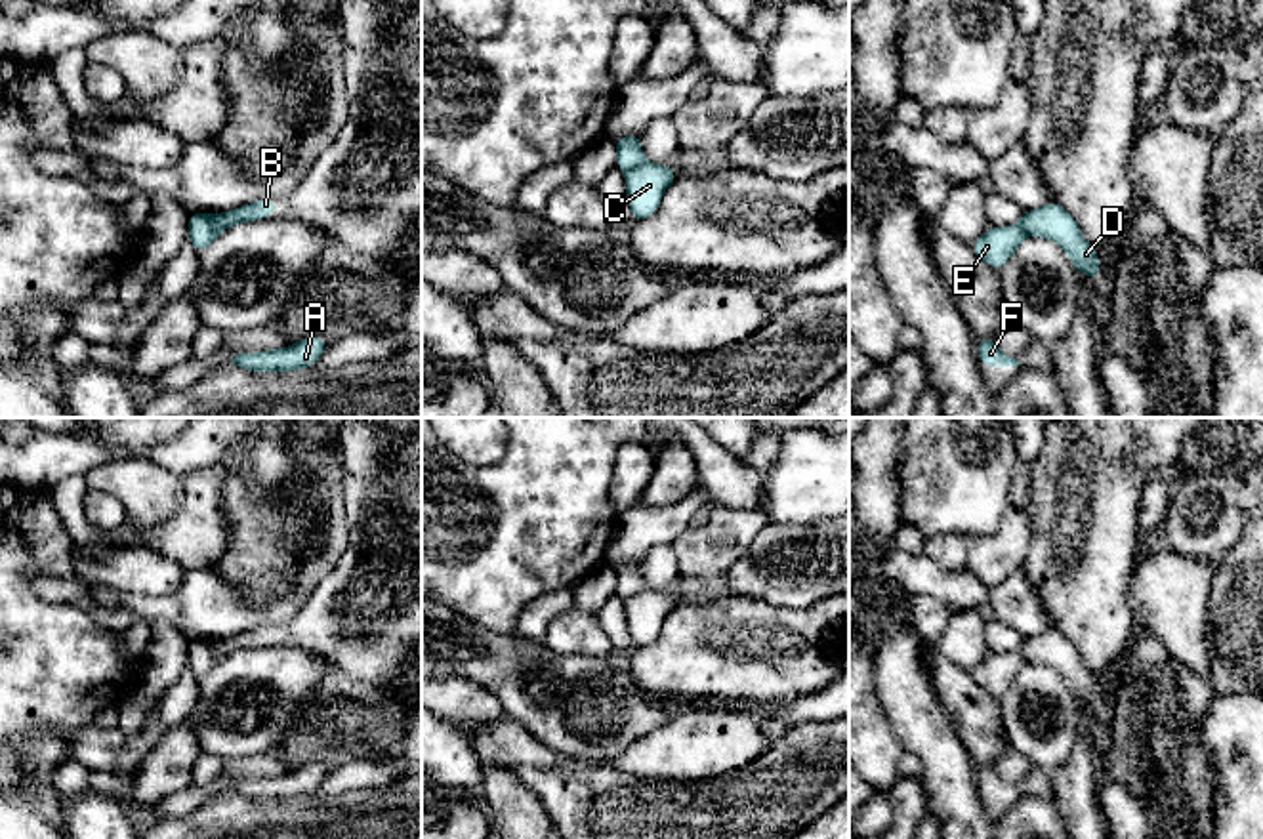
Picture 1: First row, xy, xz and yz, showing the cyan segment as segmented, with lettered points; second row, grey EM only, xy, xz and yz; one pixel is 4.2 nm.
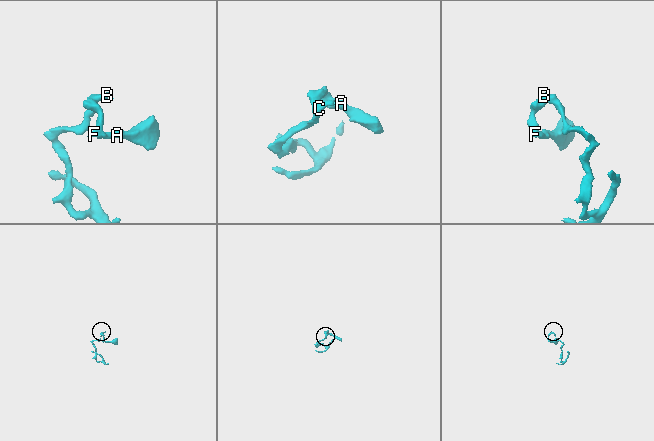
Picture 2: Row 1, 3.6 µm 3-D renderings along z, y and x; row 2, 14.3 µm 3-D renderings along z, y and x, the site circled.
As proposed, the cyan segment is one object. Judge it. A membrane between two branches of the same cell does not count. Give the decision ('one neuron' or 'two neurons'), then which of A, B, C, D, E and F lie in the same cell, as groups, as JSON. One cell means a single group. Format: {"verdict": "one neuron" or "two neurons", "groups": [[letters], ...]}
{"verdict": "two neurons", "groups": [["A", "E", "F"], ["B", "C", "D"]]}

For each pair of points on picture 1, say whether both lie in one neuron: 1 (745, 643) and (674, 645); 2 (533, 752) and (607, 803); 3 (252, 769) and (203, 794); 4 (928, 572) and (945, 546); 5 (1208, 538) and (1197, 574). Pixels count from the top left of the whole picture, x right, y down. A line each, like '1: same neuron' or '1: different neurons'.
1: same neuron
2: same neuron
3: same neuron
4: different neurons
5: different neurons

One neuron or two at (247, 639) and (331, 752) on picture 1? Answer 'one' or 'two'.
two

